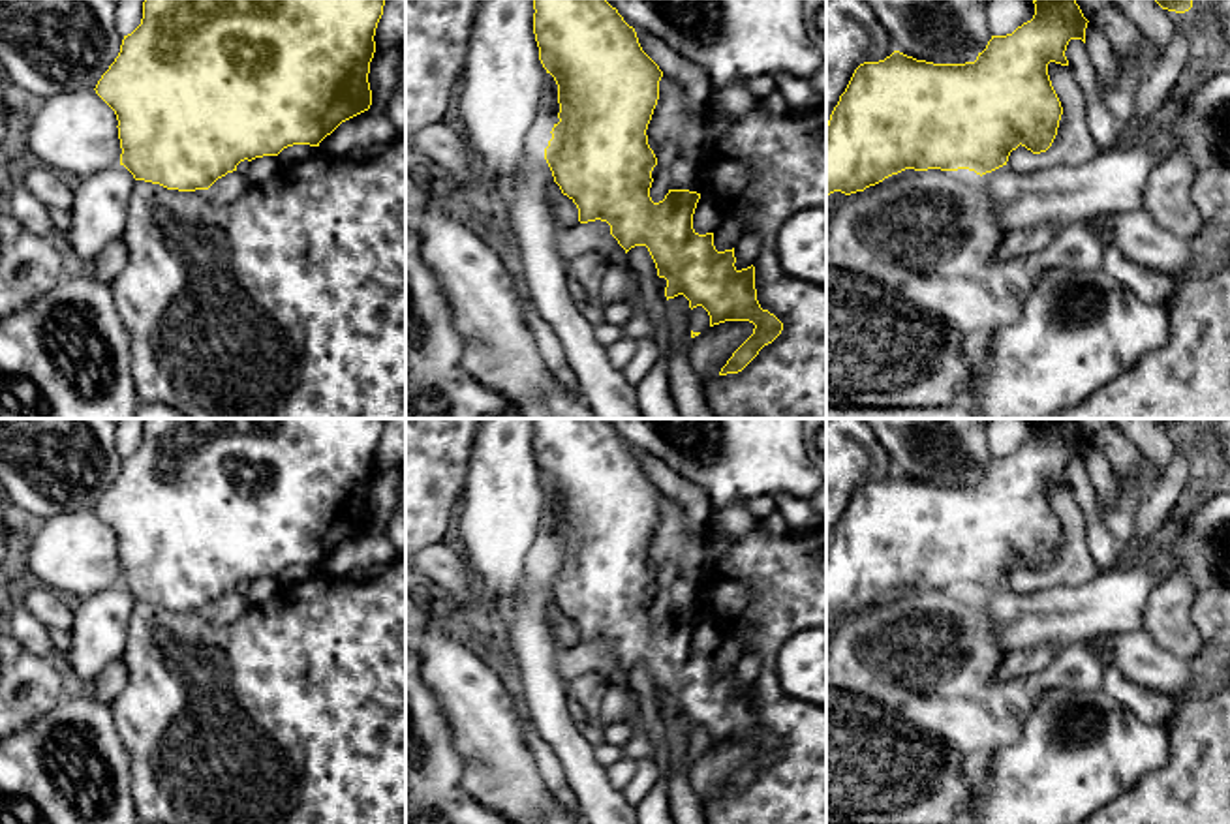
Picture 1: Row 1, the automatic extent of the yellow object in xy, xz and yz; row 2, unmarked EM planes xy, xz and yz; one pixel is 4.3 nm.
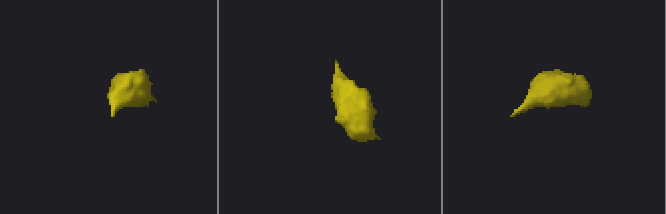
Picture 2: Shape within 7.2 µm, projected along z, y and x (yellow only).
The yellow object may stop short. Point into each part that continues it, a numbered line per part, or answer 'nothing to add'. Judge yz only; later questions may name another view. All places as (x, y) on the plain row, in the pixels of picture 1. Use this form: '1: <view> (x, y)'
nothing to add

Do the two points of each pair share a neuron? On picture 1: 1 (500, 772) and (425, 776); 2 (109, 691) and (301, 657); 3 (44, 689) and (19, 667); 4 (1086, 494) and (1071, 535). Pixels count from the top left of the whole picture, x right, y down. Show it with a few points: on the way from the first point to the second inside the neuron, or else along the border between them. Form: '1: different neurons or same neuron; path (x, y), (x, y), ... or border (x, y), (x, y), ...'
1: different neurons; border (449, 731), (462, 761), (461, 783), (483, 804)
2: different neurons; border (121, 659), (126, 671), (126, 686), (109, 704)
3: same neuron; path (38, 684), (25, 672)
4: different neurons; border (1067, 487), (1082, 511), (1090, 550)

